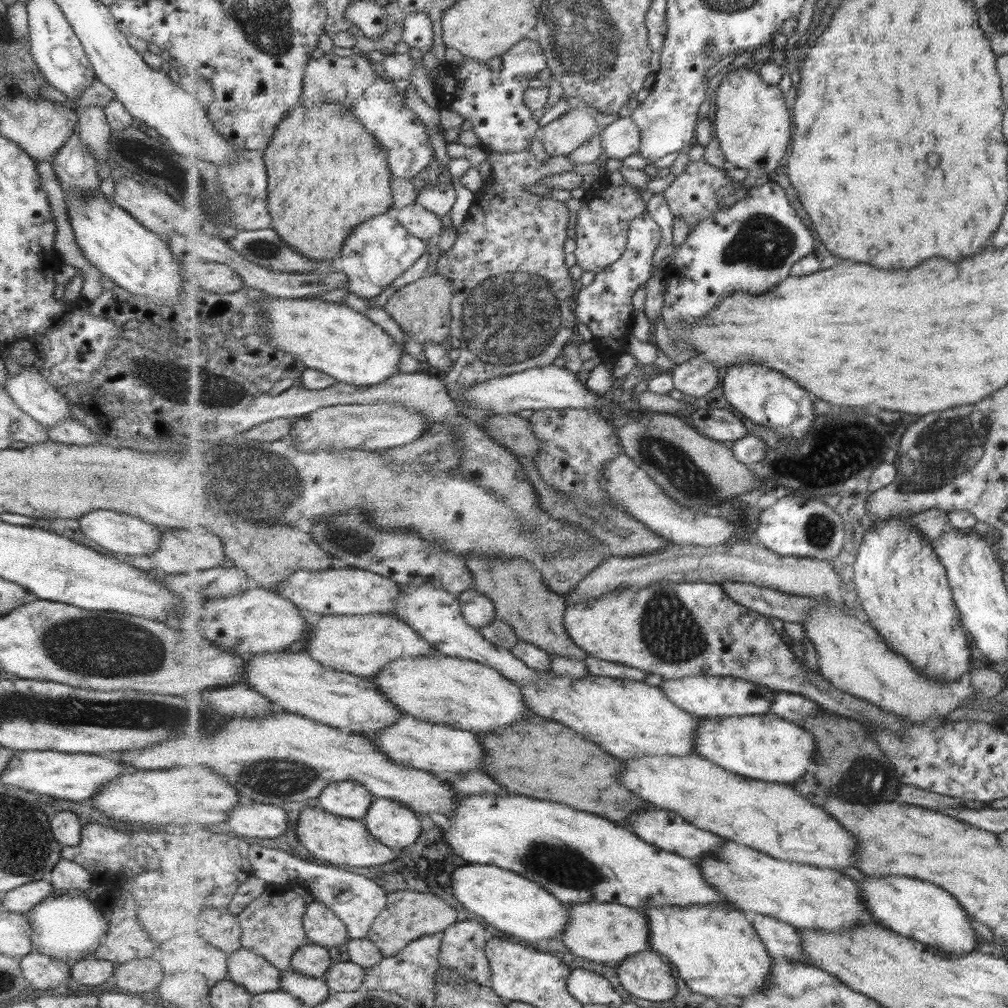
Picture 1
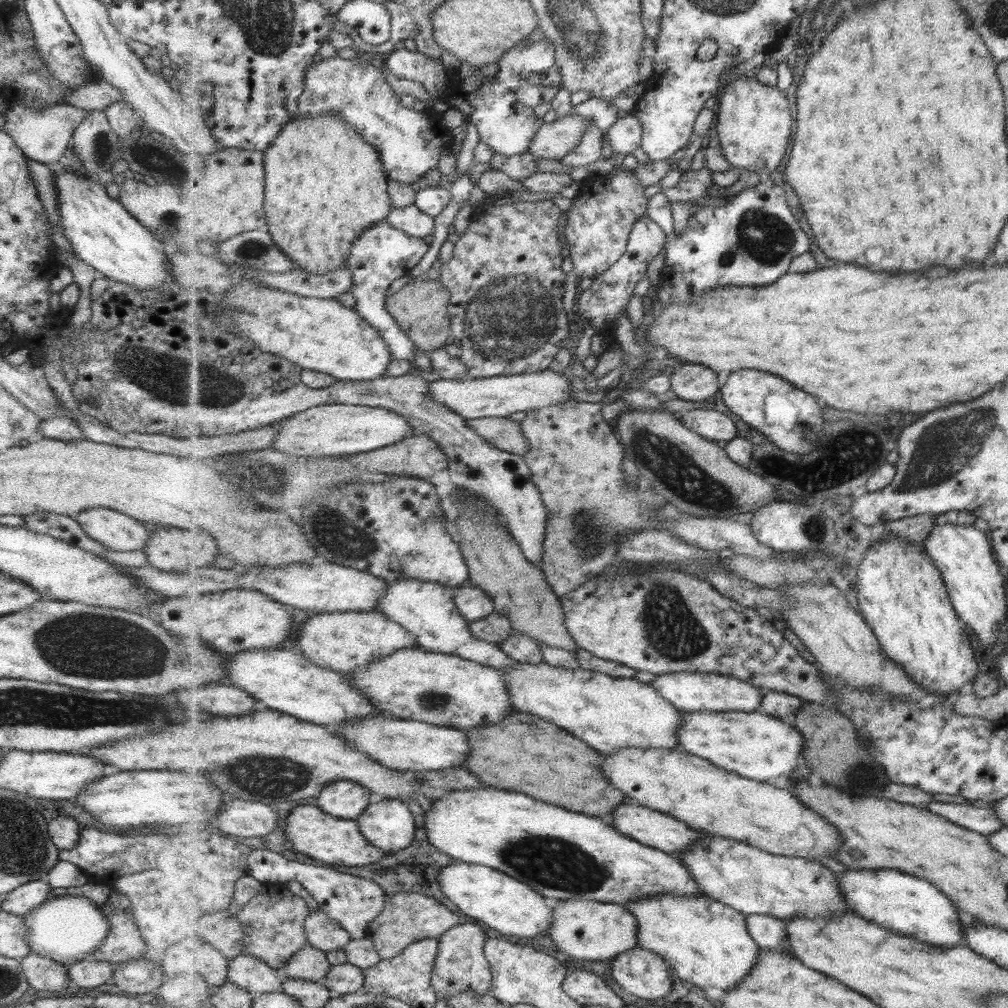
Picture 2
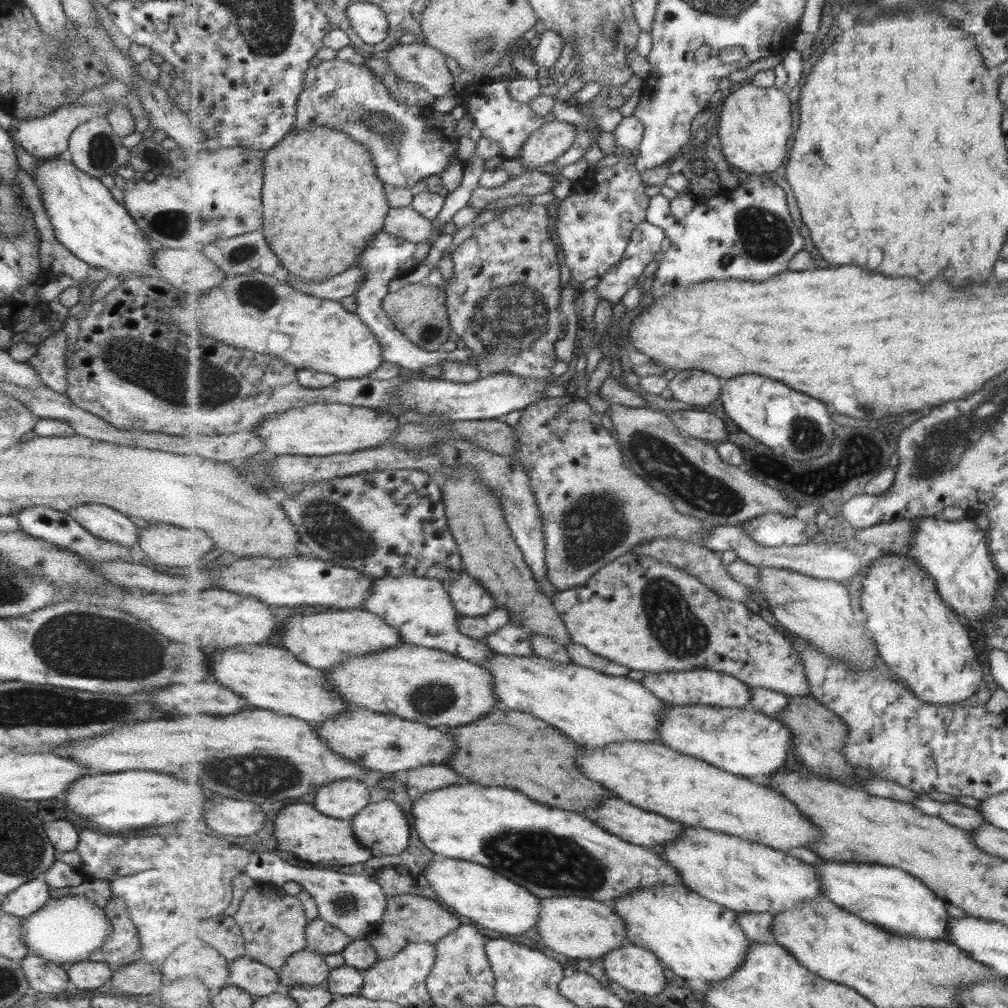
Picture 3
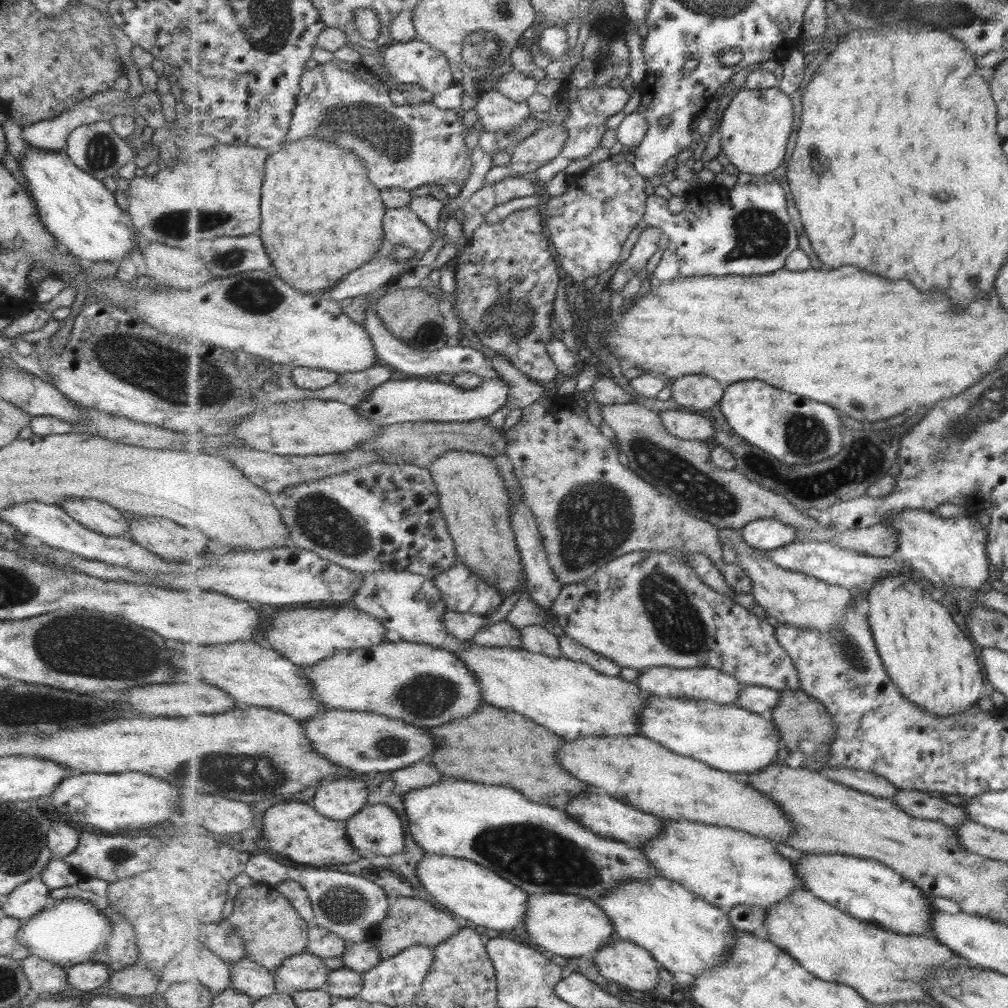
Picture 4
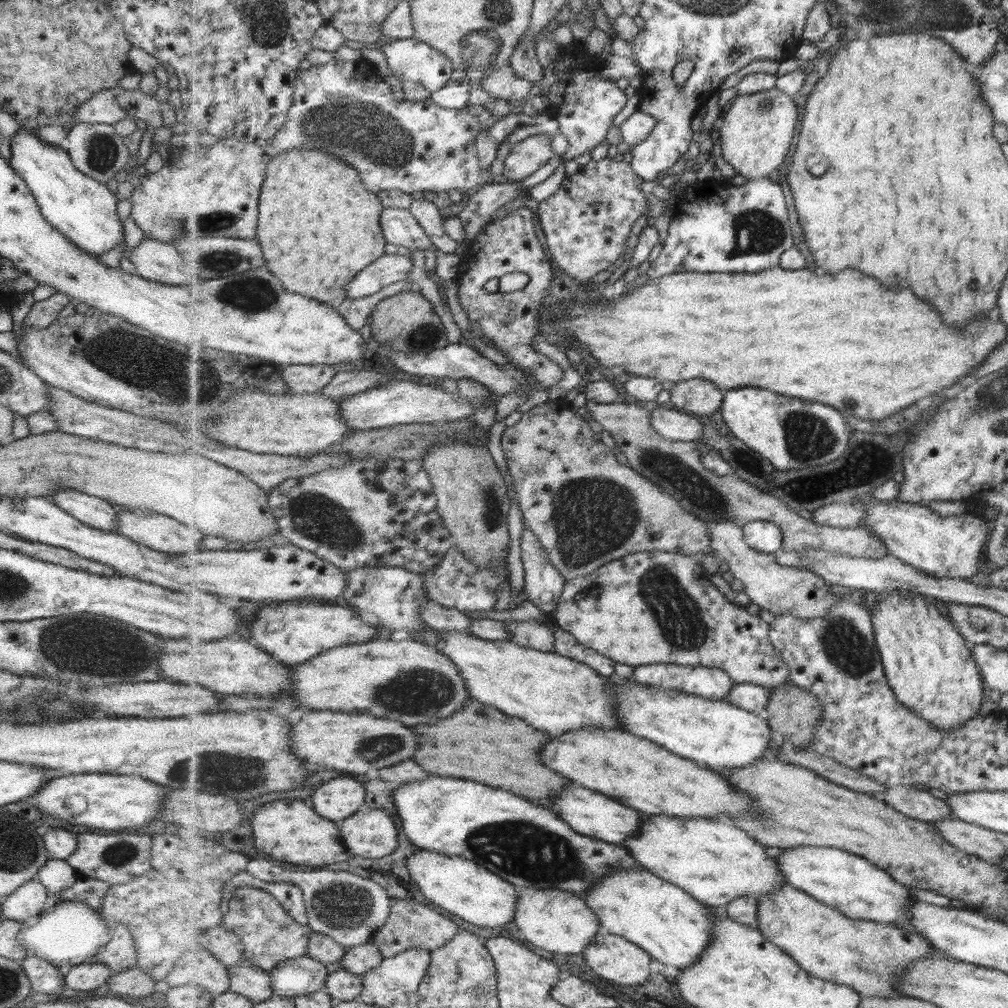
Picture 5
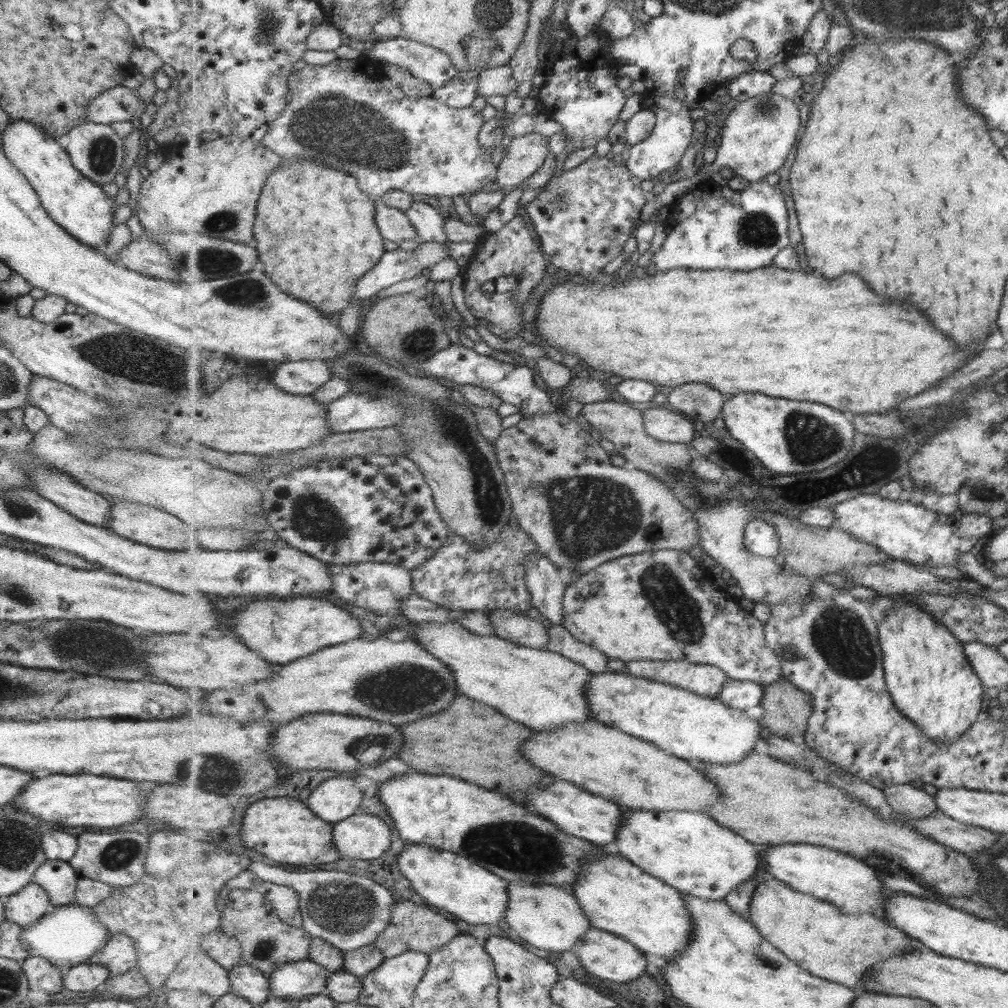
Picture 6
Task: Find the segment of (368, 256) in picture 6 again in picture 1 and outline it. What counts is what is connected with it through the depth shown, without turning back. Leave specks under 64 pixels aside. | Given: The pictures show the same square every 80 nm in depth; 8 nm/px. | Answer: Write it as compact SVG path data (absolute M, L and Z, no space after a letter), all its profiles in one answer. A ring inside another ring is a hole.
M322 104L288 110L265 150L268 170L268 210L279 236L312 260L342 256L343 245L359 225L393 210L392 172L387 149L371 136L346 104Z

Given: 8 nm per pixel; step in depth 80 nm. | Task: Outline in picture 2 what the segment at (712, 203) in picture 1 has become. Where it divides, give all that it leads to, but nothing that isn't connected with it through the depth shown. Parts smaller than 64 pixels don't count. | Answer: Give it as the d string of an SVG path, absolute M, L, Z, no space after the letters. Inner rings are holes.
M704 167L695 170L687 170L681 175L679 182L673 188L668 187L663 192L668 196L670 202L693 202L699 200L703 196L707 196L709 186L713 186L713 178L711 178L712 170Z

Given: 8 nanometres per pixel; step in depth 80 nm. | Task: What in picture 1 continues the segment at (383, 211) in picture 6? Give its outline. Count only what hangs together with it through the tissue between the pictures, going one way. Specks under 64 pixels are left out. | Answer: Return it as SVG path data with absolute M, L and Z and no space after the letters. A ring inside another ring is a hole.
M419 203L393 210L396 219L411 233L424 241L434 241L444 230L441 216Z

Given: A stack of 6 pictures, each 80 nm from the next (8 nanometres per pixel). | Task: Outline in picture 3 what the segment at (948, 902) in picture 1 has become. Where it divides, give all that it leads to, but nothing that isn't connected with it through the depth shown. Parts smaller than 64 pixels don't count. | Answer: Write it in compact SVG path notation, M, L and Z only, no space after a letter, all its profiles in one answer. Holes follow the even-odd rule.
M827 861L816 865L821 875L822 892L824 895L851 914L875 923L897 935L911 935L918 939L931 939L934 941L948 940L947 901L939 898L924 882L909 874L906 870L897 867L880 865L879 863L854 863L841 861Z

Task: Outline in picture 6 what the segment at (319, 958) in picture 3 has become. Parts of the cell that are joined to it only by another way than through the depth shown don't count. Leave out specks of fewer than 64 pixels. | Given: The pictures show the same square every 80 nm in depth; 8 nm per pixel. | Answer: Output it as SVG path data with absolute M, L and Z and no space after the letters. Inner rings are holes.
M310 958L288 962L281 965L269 977L272 996L295 1003L301 1002L307 996L326 993L330 976L331 973L327 968Z

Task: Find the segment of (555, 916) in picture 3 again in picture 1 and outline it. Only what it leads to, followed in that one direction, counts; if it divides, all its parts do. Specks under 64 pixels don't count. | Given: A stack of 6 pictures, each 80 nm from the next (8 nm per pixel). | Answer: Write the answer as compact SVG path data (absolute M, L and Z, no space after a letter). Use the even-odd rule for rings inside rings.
M604 902L570 903L570 923L562 934L559 946L585 960L609 962L614 966L631 955L654 950L645 913L635 907Z

